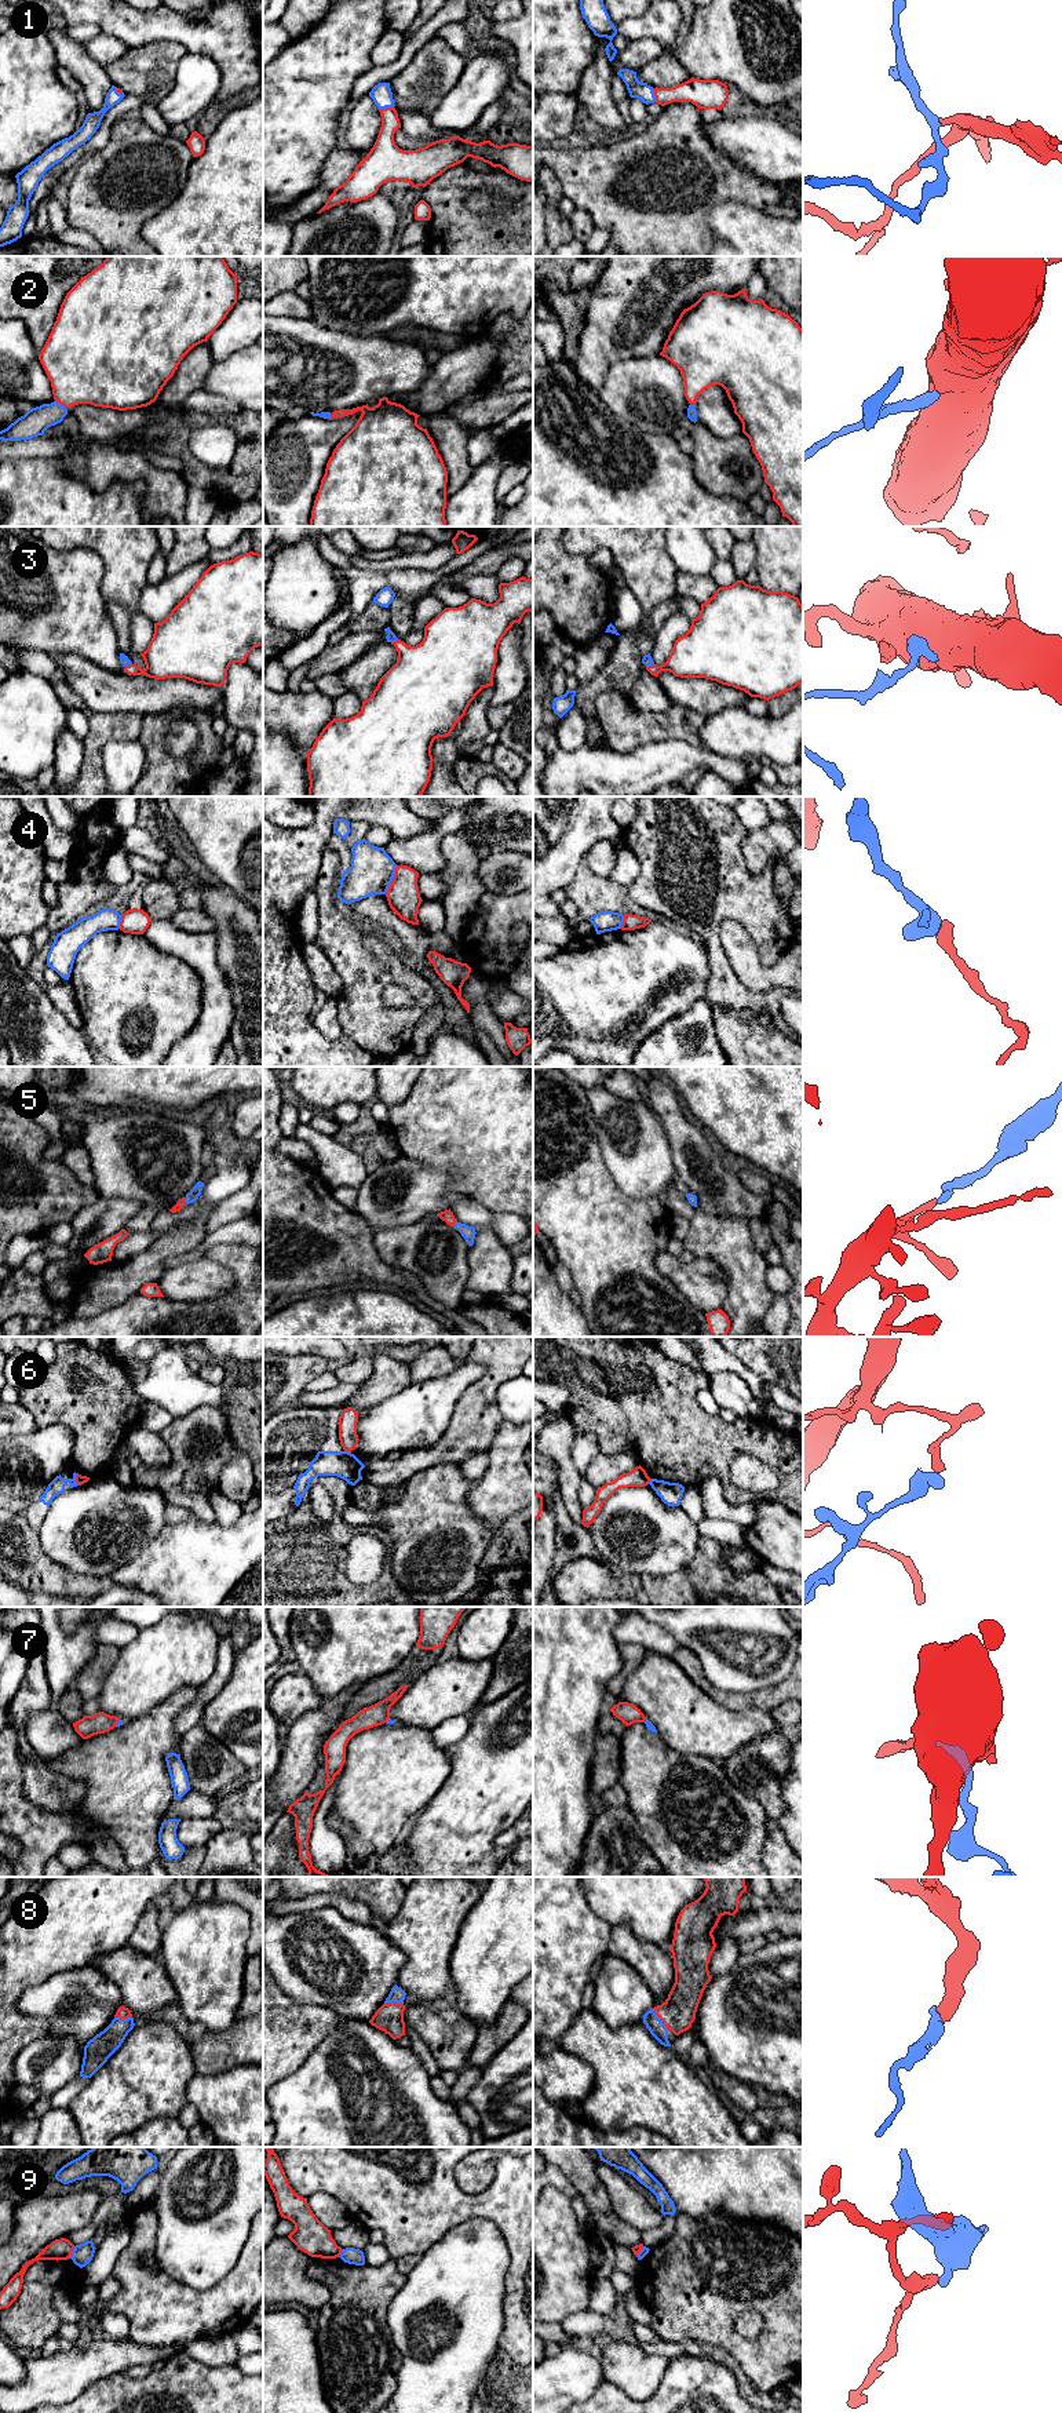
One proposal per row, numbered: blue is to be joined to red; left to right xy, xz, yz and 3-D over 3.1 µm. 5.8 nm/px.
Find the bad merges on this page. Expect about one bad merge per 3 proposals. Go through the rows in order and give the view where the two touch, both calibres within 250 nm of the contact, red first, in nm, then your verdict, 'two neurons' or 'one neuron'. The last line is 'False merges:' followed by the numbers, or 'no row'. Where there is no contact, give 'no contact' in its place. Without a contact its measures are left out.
1: contact in xz; calibres 150 and 120 nm; one neuron
2: contact in xy; calibres 420 and 160 nm; one neuron
3: contact in xz; calibres 340 and 50 nm; one neuron
4: contact in xz; calibres 190 and 260 nm; two neurons
5: contact in xy; calibres 50 and 70 nm; one neuron
6: contact in xz; calibres 110 and 160 nm; two neurons
7: contact in xy; calibres 120 and 30 nm; two neurons
8: contact in yz; calibres 200 and 100 nm; one neuron
9: contact in xy; calibres 130 and 120 nm; two neurons
False merges: 4, 6, 7, 9

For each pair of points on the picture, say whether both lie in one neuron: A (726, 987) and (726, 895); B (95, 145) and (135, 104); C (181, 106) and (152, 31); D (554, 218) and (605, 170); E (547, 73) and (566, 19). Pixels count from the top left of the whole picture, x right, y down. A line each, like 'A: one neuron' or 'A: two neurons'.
A: one neuron
B: one neuron
C: two neurons
D: two neurons
E: one neuron

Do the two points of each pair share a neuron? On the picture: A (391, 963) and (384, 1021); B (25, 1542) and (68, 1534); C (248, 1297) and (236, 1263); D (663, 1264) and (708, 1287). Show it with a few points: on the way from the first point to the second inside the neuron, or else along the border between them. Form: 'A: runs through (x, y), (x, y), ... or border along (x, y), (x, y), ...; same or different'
A: runs through (378, 977), (375, 983), (375, 1008); same
B: border along (37, 1531), (42, 1549), (59, 1566); different
C: runs through (248, 1289), (248, 1275), (244, 1271); same
D: runs through (674, 1269), (697, 1280); same

